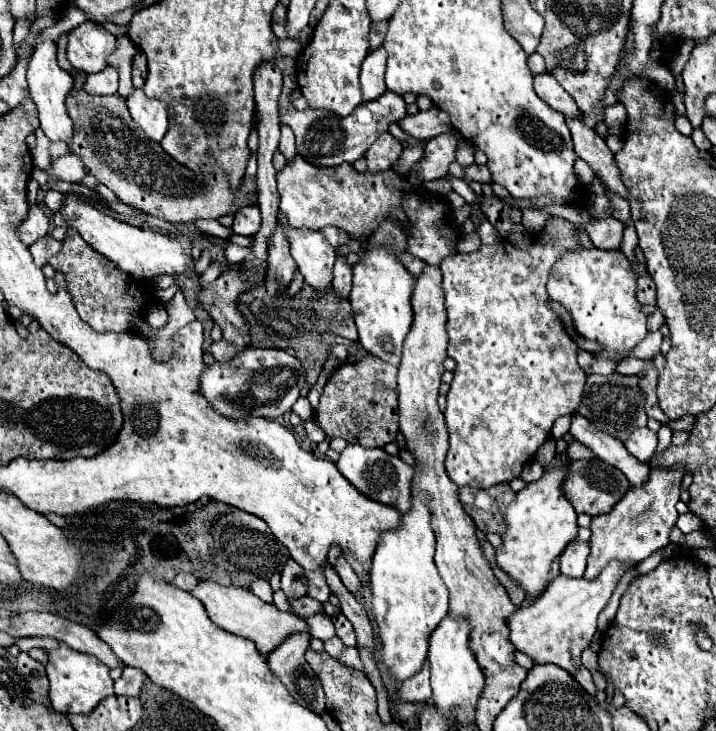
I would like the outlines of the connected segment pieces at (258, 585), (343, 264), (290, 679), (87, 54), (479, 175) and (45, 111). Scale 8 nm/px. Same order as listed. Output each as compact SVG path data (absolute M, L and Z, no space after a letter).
M254 580L250 590L266 603L273 603L273 591L267 580Z
M342 254L336 258L336 264L334 264L332 286L334 286L334 290L336 290L336 294L340 298L350 294L350 288L352 288L352 266L346 262L346 256L342 256Z
M296 632L288 640L284 640L276 650L272 650L266 660L272 672L284 682L284 686L296 698L298 704L322 714L326 710L326 704L320 680L312 672L310 664L304 660L308 642L310 634Z
M84 22L68 36L68 60L82 72L100 72L108 66L108 56L116 50L116 36L96 22Z
M472 164L472 166L464 168L464 170L466 170L466 178L476 180L476 182L488 182L488 184L492 184L492 174L490 174L488 166L478 166L478 164Z
M54 40L40 42L30 58L30 64L28 64L28 88L30 88L30 94L36 102L36 106L38 106L40 128L44 130L44 134L50 140L68 142L72 136L72 120L68 120L66 106L64 106L64 98L72 90L72 86L74 86L72 76L66 70L62 70L56 62L56 42Z

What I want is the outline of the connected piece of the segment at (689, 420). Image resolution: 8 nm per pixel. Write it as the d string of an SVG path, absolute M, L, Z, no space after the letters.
M686 415L678 420L670 421L667 426L669 426L673 431L690 432L695 422L695 416Z

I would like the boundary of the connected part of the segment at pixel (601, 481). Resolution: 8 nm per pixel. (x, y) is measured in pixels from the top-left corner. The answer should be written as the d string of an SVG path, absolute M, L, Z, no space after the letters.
M592 458L592 460L572 460L568 464L568 474L566 474L566 480L562 484L562 490L566 494L566 498L572 502L574 510L580 514L580 512L586 512L590 516L596 516L596 514L606 514L612 510L612 506L628 492L630 484L626 480L626 476L614 468L614 466L608 466L604 460L600 458Z

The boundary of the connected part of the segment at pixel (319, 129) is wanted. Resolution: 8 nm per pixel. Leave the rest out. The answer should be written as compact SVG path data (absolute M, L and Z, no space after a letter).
M284 78L284 90L280 94L280 120L294 130L298 154L318 168L336 168L342 162L352 164L352 162L364 158L364 152L374 144L374 140L382 132L388 130L388 124L398 122L406 116L406 104L404 104L402 96L398 96L394 92L386 92L384 96L380 96L378 100L372 100L372 102L362 102L346 118L340 118L328 110L316 110L316 108L298 112L288 102L290 84L294 84L294 82L290 78Z

